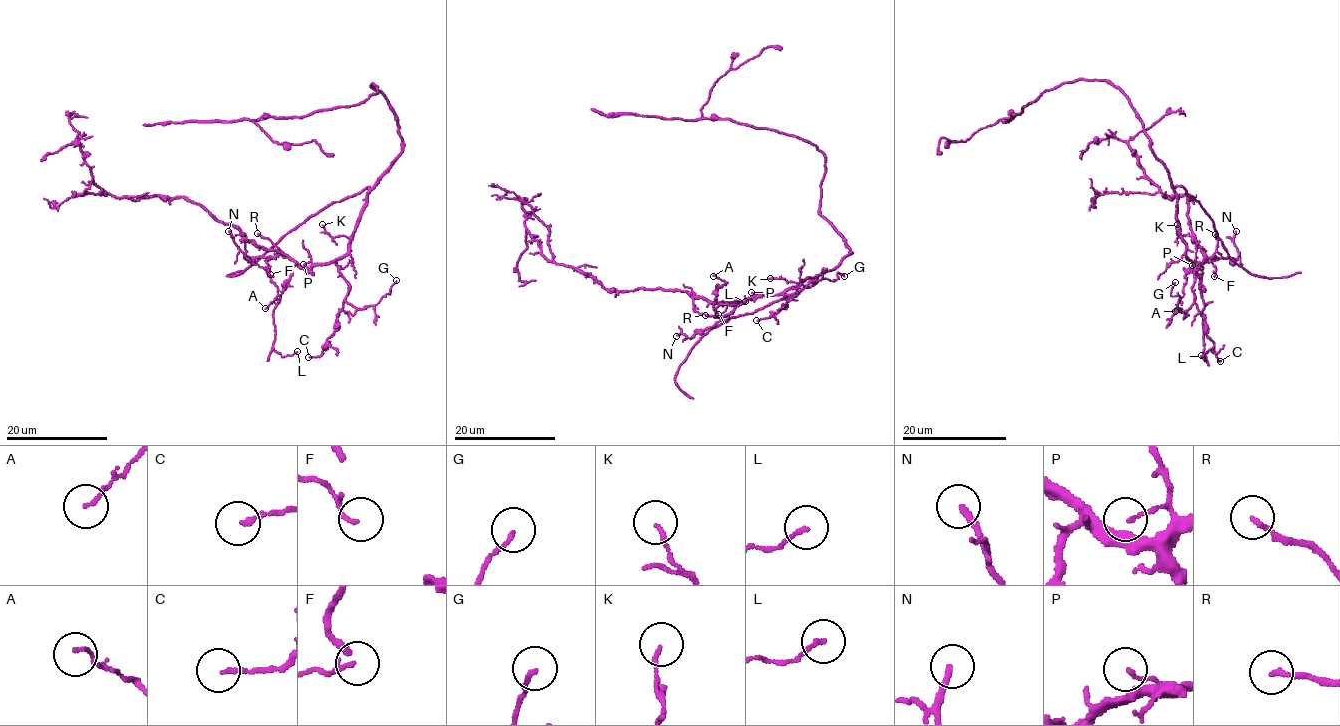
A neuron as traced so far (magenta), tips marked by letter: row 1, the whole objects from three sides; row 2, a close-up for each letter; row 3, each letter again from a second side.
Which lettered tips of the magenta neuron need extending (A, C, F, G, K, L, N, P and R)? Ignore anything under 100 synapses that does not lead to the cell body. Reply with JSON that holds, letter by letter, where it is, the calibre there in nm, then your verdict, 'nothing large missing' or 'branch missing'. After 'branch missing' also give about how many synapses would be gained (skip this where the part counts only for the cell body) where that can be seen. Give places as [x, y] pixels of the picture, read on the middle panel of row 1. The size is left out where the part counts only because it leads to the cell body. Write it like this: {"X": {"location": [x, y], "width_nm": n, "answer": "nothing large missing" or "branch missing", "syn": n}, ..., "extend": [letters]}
{"A": {"location": [713, 276], "width_nm": 110, "answer": "nothing large missing"}, "C": {"location": [756, 320], "width_nm": 130, "answer": "nothing large missing"}, "F": {"location": [718, 314], "width_nm": 120, "answer": "nothing large missing"}, "G": {"location": [844, 276], "width_nm": 130, "answer": "nothing large missing"}, "K": {"location": [770, 278], "width_nm": 130, "answer": "nothing large missing"}, "L": {"location": [745, 301], "width_nm": 150, "answer": "nothing large missing"}, "N": {"location": [676, 336], "width_nm": 200, "answer": "nothing large missing"}, "P": {"location": [751, 292], "width_nm": 120, "answer": "nothing large missing"}, "R": {"location": [705, 315], "width_nm": 140, "answer": "nothing large missing"}, "extend": []}

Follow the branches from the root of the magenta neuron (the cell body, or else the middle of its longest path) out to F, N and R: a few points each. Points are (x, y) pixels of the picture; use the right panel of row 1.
F: (1176, 201), (1176, 222), (1185, 255), (1197, 268), (1203, 261), (1197, 243), (1215, 266), (1214, 276)
N: (1176, 201), (1175, 188), (1181, 186), (1212, 219), (1216, 236), (1231, 259), (1237, 257), (1233, 243), (1236, 231)
R: (1176, 201), (1176, 222), (1185, 244), (1185, 255), (1195, 268), (1216, 249), (1215, 234)

